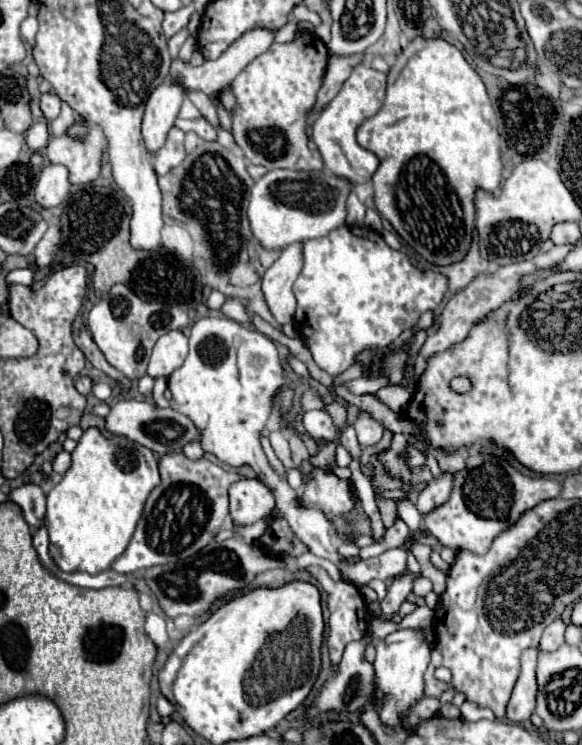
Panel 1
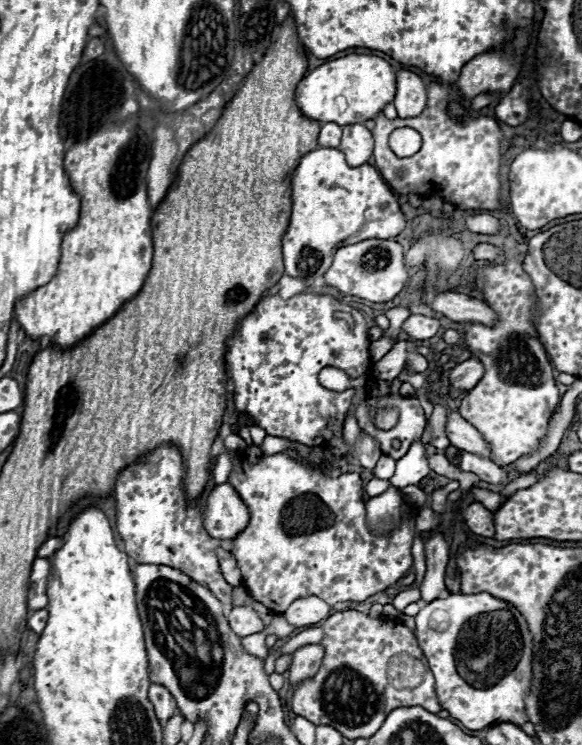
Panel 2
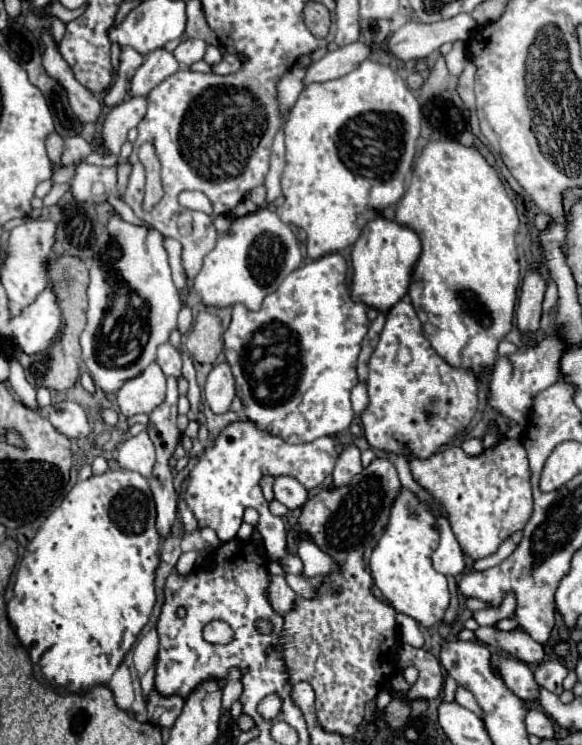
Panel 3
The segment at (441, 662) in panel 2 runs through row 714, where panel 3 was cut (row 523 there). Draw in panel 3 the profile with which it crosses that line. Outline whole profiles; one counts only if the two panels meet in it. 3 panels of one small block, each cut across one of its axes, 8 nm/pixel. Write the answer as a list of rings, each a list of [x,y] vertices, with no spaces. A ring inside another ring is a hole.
[[[506,438],[480,456],[466,456],[462,448],[454,446],[426,460],[412,458],[410,470],[414,480],[444,506],[462,550],[478,560],[494,554],[508,536],[524,528],[532,514],[530,472],[524,468],[524,460],[528,456],[522,442]]]

